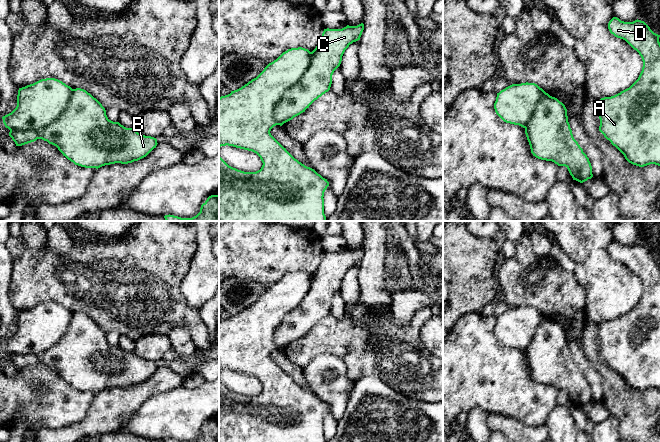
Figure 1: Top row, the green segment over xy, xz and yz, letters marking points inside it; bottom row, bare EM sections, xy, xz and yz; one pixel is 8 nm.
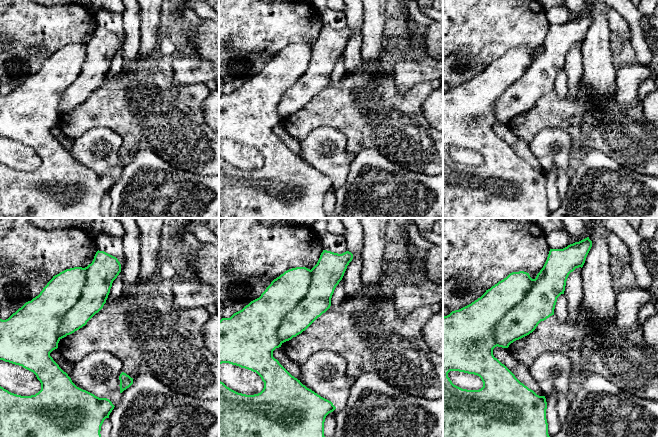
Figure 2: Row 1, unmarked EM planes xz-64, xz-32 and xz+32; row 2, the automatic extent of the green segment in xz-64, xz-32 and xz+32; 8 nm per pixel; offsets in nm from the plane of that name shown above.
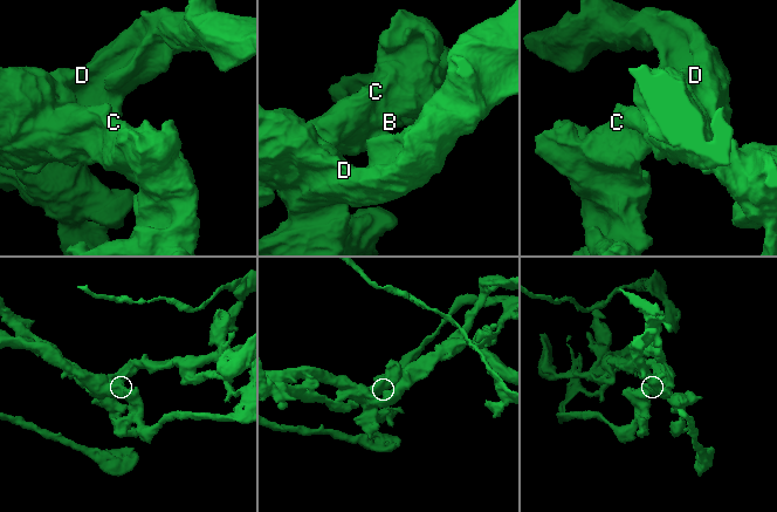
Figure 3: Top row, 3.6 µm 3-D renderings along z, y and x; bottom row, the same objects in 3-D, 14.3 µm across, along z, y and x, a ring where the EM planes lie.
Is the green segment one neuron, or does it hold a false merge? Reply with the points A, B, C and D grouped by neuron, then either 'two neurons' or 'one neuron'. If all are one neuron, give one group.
A D / B C; two neurons

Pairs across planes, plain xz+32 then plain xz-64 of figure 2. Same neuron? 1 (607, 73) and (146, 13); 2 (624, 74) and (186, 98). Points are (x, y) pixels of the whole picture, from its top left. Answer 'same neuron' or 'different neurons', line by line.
1: same neuron
2: different neurons

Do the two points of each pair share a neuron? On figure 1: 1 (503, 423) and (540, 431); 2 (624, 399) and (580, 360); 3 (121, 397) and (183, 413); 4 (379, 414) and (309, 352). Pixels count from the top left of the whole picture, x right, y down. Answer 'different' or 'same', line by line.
1: same
2: different
3: different
4: different

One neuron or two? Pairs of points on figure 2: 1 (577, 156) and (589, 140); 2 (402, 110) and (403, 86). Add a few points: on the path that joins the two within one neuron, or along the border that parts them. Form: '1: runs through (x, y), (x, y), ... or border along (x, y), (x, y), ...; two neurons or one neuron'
1: border along (572, 144), (576, 147), (589, 146), (591, 148); two neurons
2: border along (393, 73), (394, 85), (401, 93), (423, 81); two neurons

